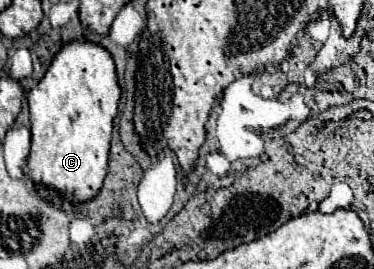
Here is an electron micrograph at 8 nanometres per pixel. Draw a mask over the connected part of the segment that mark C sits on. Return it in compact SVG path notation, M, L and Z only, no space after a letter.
M89 39L63 43L37 91L31 91L27 99L31 113L29 171L33 181L57 189L71 203L95 197L107 173L113 119L121 99L113 55Z

